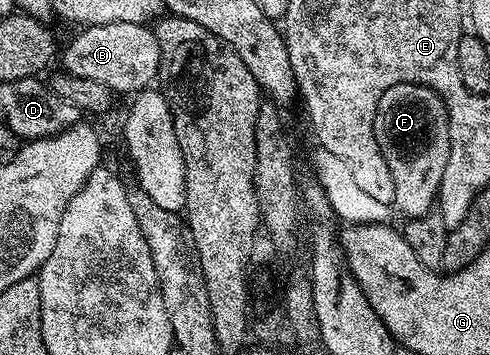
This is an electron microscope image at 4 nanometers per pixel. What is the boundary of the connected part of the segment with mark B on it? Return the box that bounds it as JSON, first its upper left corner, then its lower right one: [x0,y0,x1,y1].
[59,22,161,94]

